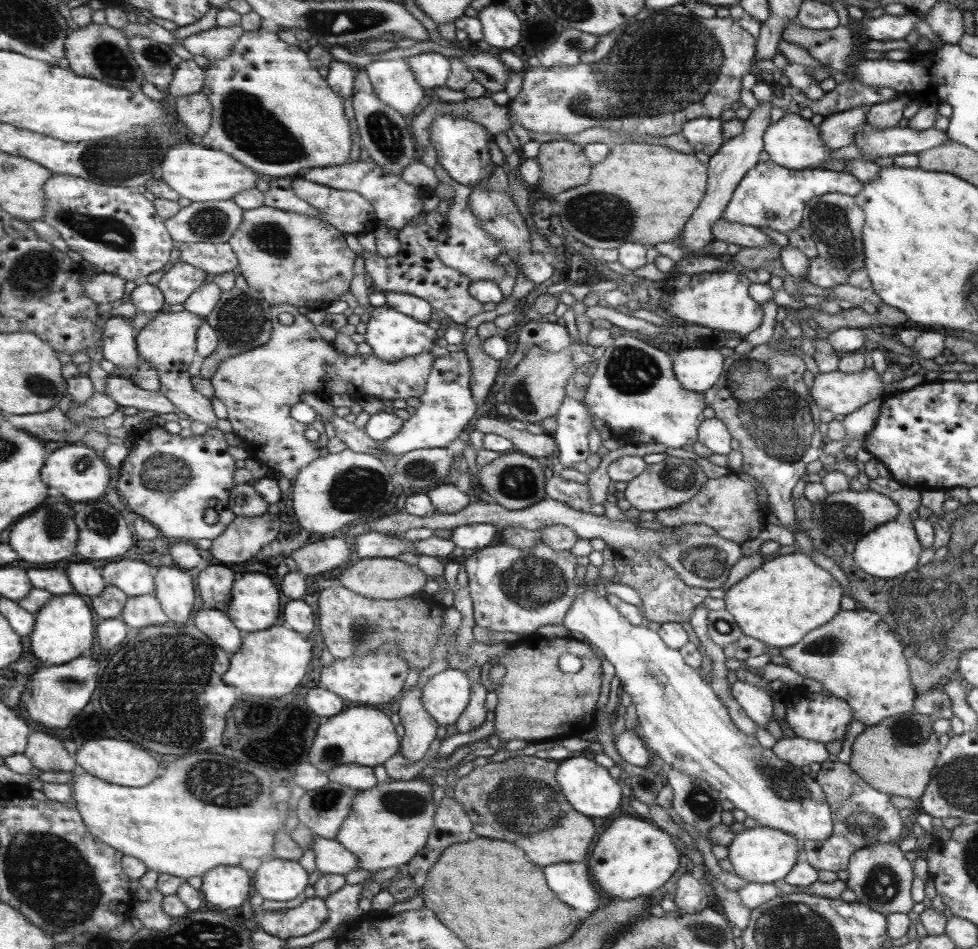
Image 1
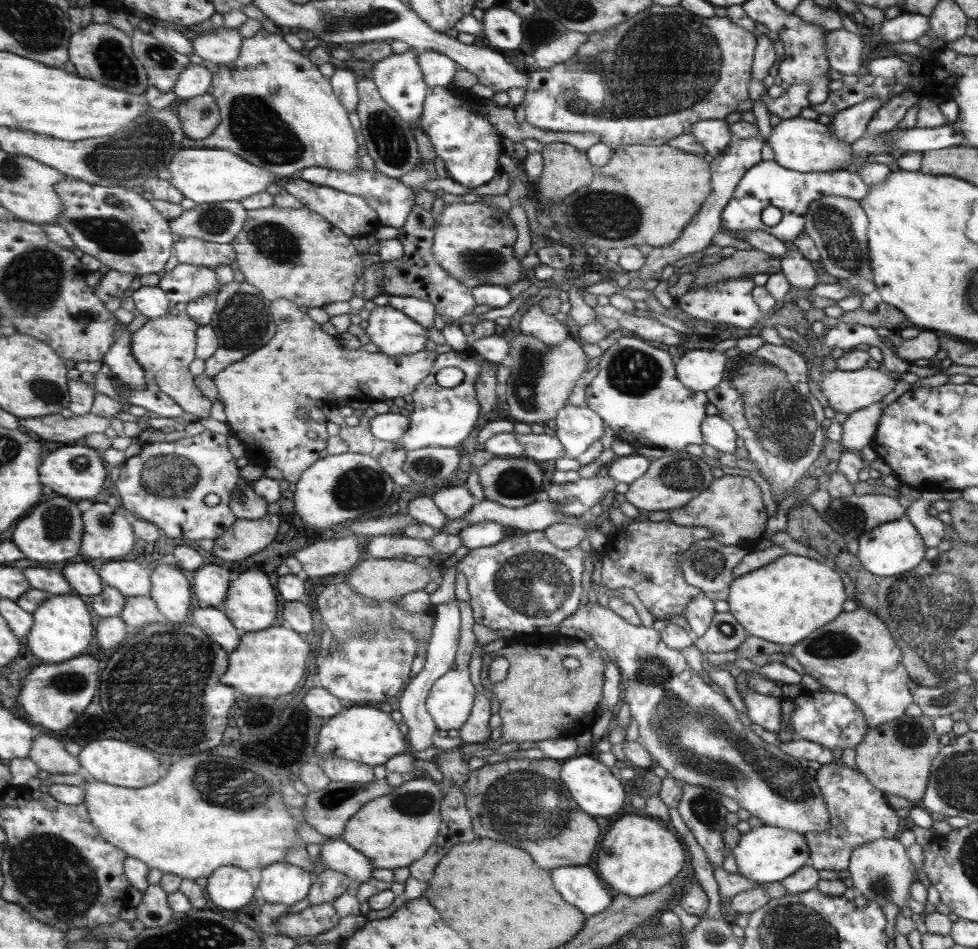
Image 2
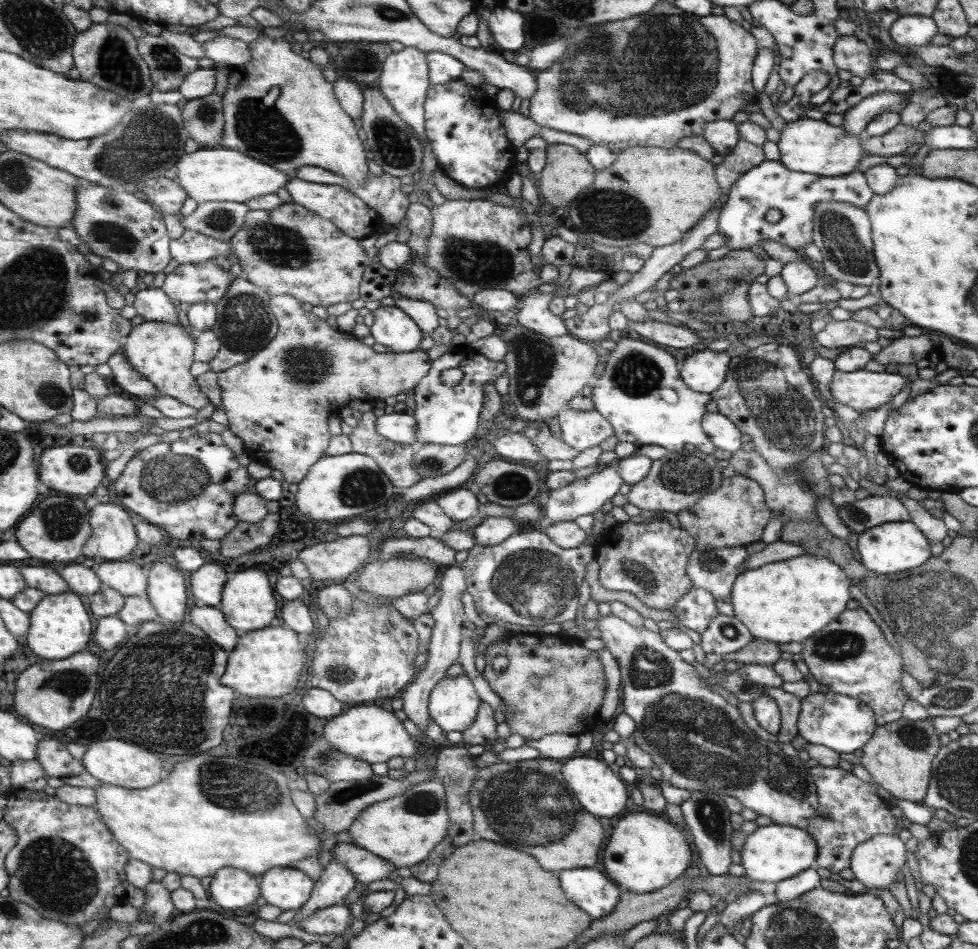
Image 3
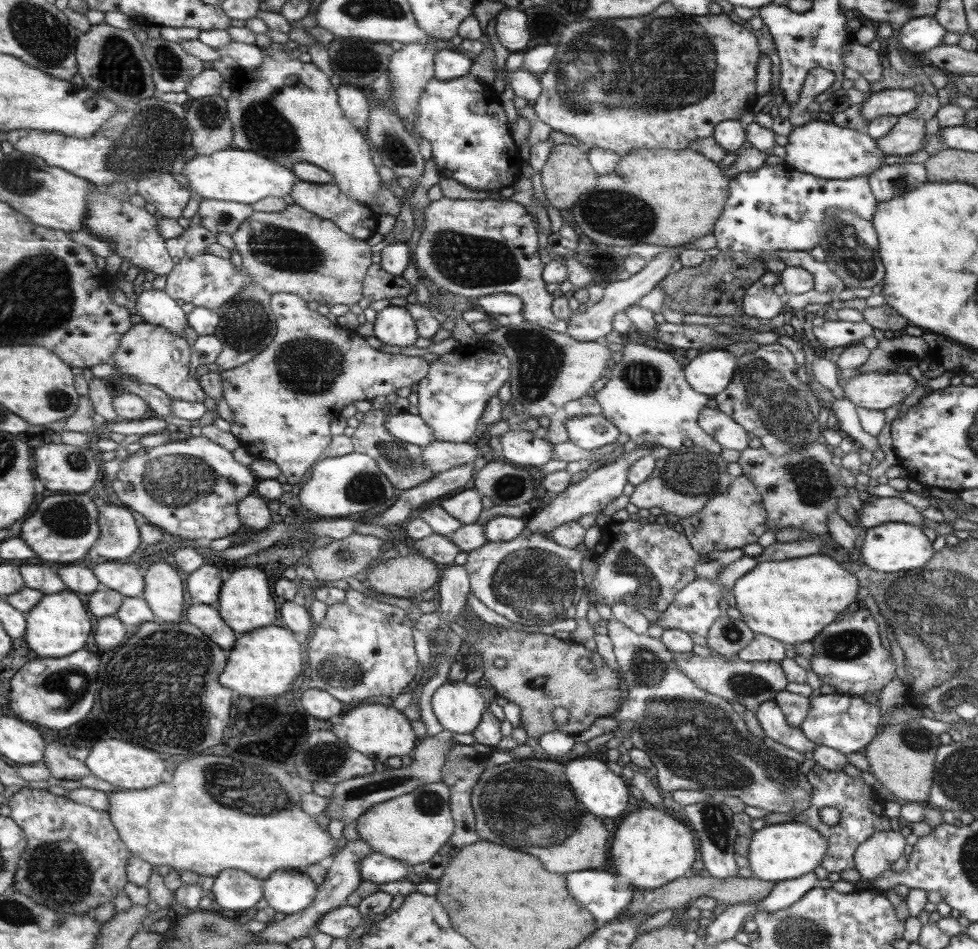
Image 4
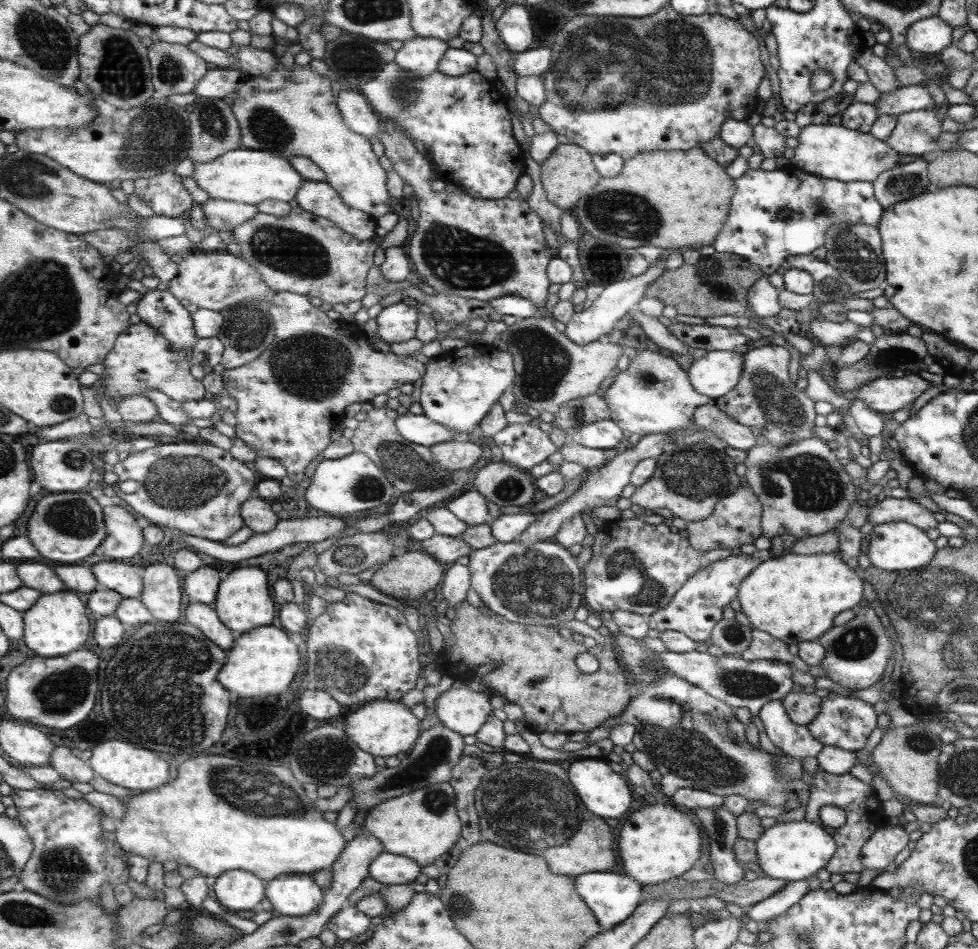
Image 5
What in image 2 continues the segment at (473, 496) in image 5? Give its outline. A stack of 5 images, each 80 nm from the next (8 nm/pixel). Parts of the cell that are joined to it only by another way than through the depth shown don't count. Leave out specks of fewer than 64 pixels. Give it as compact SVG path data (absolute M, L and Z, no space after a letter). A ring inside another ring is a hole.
M461 483L443 486L430 498L449 522L461 518L475 504L473 496L465 487L462 487Z

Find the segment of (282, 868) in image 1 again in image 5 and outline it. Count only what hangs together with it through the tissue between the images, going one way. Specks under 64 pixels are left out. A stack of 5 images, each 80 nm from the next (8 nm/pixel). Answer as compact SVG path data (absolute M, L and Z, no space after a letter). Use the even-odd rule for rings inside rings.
M310 874L279 875L266 888L273 910L285 917L310 915L318 910L325 892Z

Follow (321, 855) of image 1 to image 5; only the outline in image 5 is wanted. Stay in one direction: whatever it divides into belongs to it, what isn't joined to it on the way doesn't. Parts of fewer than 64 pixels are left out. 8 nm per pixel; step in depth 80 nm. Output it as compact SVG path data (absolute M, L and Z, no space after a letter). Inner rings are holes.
M383 851L370 862L369 876L385 885L405 885L415 879L420 873L419 866L413 860L409 860L398 854Z

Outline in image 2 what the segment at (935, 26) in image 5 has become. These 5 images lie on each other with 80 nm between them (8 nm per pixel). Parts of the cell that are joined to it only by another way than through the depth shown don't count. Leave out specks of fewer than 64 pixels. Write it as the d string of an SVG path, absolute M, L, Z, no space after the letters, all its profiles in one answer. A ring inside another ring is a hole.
M902 12L898 17L884 18L880 24L879 36L885 43L916 42L927 30L929 20L926 16Z

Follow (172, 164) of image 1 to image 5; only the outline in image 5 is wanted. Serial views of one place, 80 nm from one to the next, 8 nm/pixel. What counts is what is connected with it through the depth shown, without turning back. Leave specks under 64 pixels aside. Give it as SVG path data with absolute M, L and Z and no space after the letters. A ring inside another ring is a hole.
M243 146L219 155L209 162L194 163L193 179L211 199L239 201L252 205L260 205L263 201L271 199L291 202L305 183L298 169L286 158L277 153Z

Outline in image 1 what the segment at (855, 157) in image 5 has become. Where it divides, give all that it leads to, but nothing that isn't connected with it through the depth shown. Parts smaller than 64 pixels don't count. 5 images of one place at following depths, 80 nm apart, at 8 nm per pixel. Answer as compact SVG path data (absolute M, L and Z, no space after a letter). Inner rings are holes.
M787 112L777 122L773 122L762 136L763 150L775 164L791 170L815 168L816 164L830 159L830 150L821 139L819 127L813 126L809 120L801 118L798 114Z

